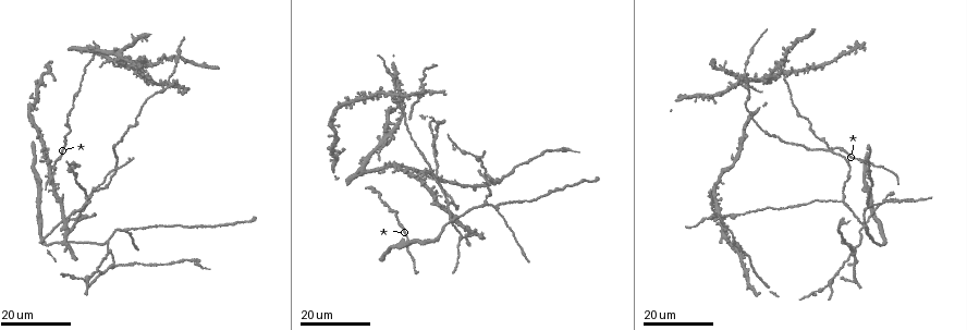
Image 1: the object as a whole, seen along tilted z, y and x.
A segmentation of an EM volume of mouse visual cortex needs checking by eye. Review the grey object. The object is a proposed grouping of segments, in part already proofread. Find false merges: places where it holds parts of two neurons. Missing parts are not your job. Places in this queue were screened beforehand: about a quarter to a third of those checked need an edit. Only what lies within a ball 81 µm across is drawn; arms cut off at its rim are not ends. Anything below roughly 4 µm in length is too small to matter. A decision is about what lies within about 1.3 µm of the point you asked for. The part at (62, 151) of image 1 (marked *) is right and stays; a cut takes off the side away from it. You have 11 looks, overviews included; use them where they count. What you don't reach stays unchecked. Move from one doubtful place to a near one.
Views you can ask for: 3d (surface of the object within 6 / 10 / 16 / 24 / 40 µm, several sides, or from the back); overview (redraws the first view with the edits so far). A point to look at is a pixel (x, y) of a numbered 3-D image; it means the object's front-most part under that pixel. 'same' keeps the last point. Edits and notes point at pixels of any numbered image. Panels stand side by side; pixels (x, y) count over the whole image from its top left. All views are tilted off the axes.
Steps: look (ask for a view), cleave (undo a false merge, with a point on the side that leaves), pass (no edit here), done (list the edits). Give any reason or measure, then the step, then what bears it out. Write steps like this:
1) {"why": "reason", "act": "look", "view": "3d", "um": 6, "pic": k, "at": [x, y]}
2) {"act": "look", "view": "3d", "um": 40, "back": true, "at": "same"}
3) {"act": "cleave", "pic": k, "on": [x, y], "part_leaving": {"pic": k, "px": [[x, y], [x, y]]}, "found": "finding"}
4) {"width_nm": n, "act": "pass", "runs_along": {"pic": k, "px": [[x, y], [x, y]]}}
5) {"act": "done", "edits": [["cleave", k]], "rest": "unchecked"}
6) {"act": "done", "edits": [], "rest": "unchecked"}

{"why": "thin arm on a thick one", "act": "look", "view": "3d", "um": 16, "pic": 1, "at": [564, 149]}

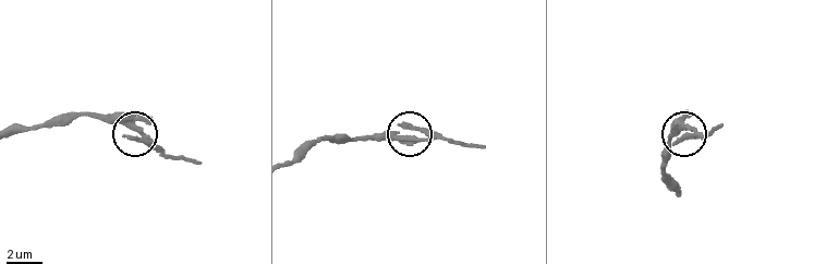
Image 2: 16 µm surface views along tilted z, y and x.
{"act": "look", "view": "3d", "um": 6, "pic": 2, "at": [693, 130]}

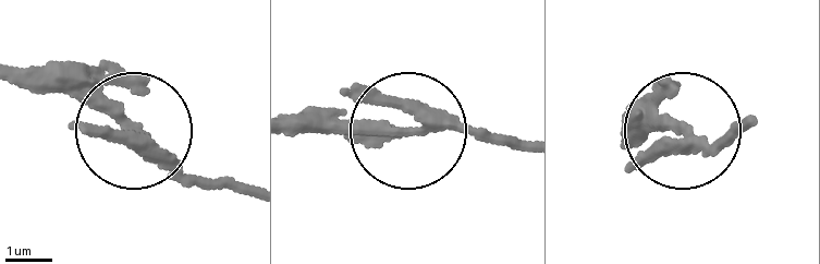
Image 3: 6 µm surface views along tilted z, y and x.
{"act": "look", "view": "3d", "um": 6, "back": true, "pic": 3, "at": [405, 127]}

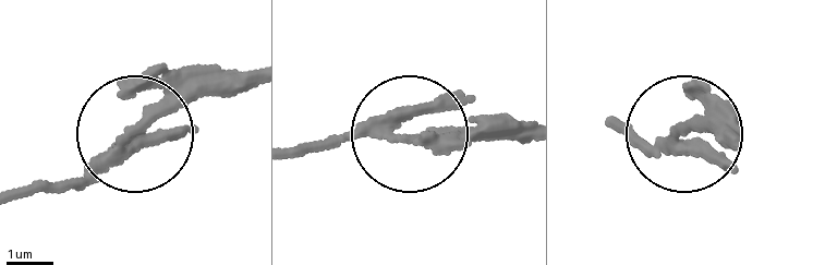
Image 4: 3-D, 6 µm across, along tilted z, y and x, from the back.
{"arms": 3, "act": "pass", "found": "all the same neuron"}

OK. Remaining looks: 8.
{"why": "three-way junction", "act": "look", "view": "3d", "um": 24, "pic": 1, "at": [870, 203]}

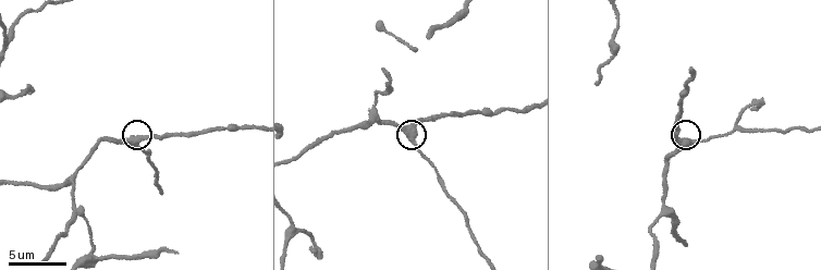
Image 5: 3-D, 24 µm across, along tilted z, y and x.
{"act": "look", "view": "3d", "um": 6, "pic": 5, "at": [413, 131]}

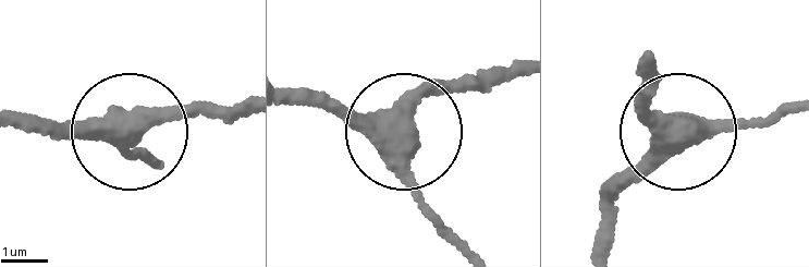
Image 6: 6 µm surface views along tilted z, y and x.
{"arms": 3, "act": "pass", "runs_along": {"pic": 6, "px": [[13, 123], [114, 134], [145, 161]]}, "found": "all the same neuron"}

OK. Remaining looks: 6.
{"why": "small branch off a trunk", "act": "look", "view": "3d", "um": 16, "pic": 1, "at": [842, 198]}

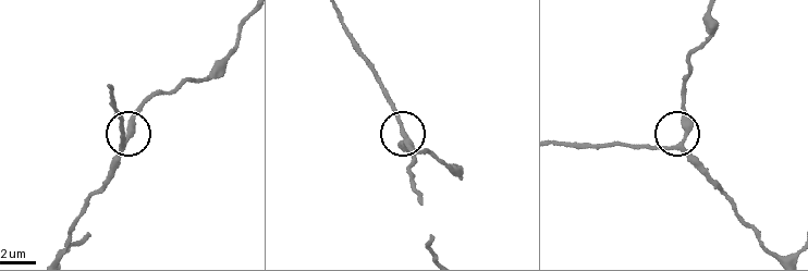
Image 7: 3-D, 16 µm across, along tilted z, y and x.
{"act": "look", "view": "3d", "um": 6, "pic": 7, "at": [685, 137]}

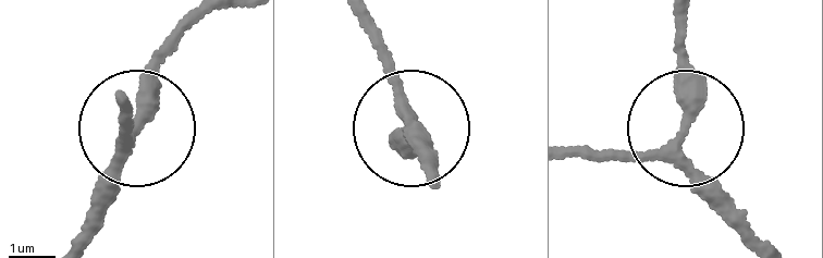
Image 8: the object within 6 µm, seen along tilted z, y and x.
{"act": "pass", "runs_along": {"pic": 8, "px": [[751, 238], [683, 134], [633, 155], [566, 159]]}, "found": "continuous, no second neuron"}

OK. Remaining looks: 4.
{"why": "arms part here", "act": "look", "view": "3d", "um": 16, "pic": 1, "at": [87, 281]}

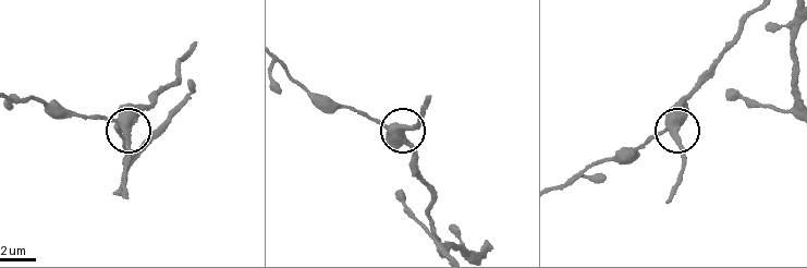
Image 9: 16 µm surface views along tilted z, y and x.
{"act": "look", "view": "3d", "um": 10, "pic": 9, "at": [671, 129]}

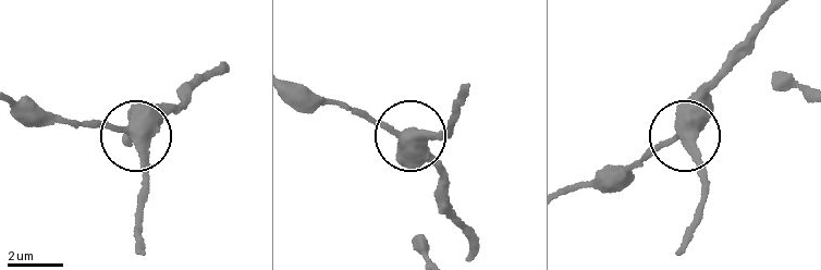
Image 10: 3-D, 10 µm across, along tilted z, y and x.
{"width_nm": 380, "act": "pass", "found": "continuous, no second neuron"}

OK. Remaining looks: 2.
{"why": "three-way junction", "act": "look", "view": "3d", "um": 24, "pic": 1, "at": [453, 221]}

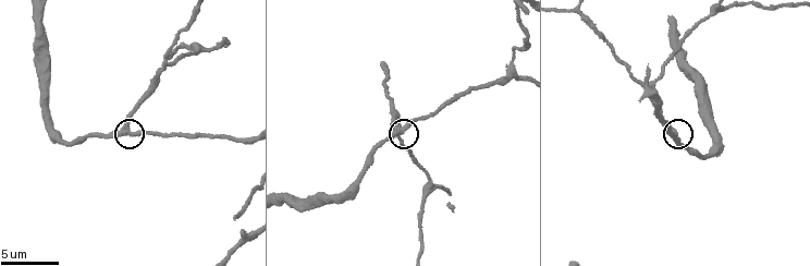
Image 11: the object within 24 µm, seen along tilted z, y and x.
{"why": "zoom in", "act": "look", "view": "3d", "um": 6, "pic": 11, "at": [398, 127]}

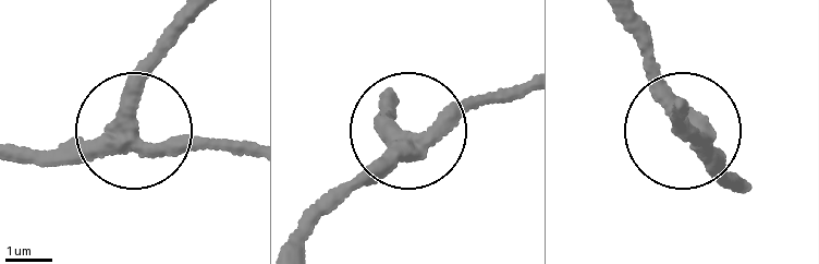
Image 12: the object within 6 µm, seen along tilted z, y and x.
{"arms": 3, "act": "pass", "found": "continuous, no second neuron"}

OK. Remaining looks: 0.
{"act": "done", "edits": [], "rest": "unchecked"}

